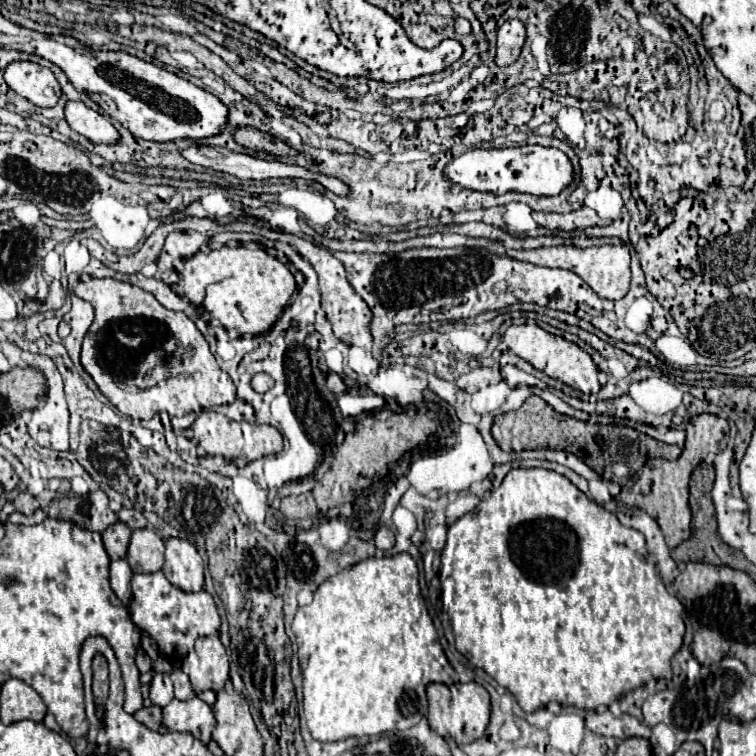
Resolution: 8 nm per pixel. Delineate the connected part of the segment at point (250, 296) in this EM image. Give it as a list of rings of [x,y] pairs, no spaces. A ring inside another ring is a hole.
[[[222,246],[208,254],[198,252],[186,260],[182,290],[192,304],[208,310],[226,330],[236,330],[238,334],[264,334],[272,328],[290,296],[296,292],[296,282],[292,272],[264,250]]]

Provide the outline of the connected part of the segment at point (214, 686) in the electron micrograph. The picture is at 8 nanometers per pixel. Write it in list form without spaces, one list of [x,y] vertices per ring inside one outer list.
[[[198,638],[182,670],[192,676],[194,692],[222,690],[228,680],[228,656],[220,638]]]

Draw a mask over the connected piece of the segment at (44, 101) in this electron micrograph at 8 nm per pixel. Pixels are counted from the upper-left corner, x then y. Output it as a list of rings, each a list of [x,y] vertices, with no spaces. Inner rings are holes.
[[[12,62],[4,72],[6,84],[34,106],[52,108],[62,96],[56,76],[34,62]]]

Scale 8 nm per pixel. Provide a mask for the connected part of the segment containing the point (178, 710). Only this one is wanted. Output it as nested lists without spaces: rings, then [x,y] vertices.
[[[198,696],[192,700],[172,700],[162,708],[162,724],[170,732],[190,732],[194,738],[202,742],[212,740],[212,730],[216,726],[216,718],[212,708],[202,702]]]

